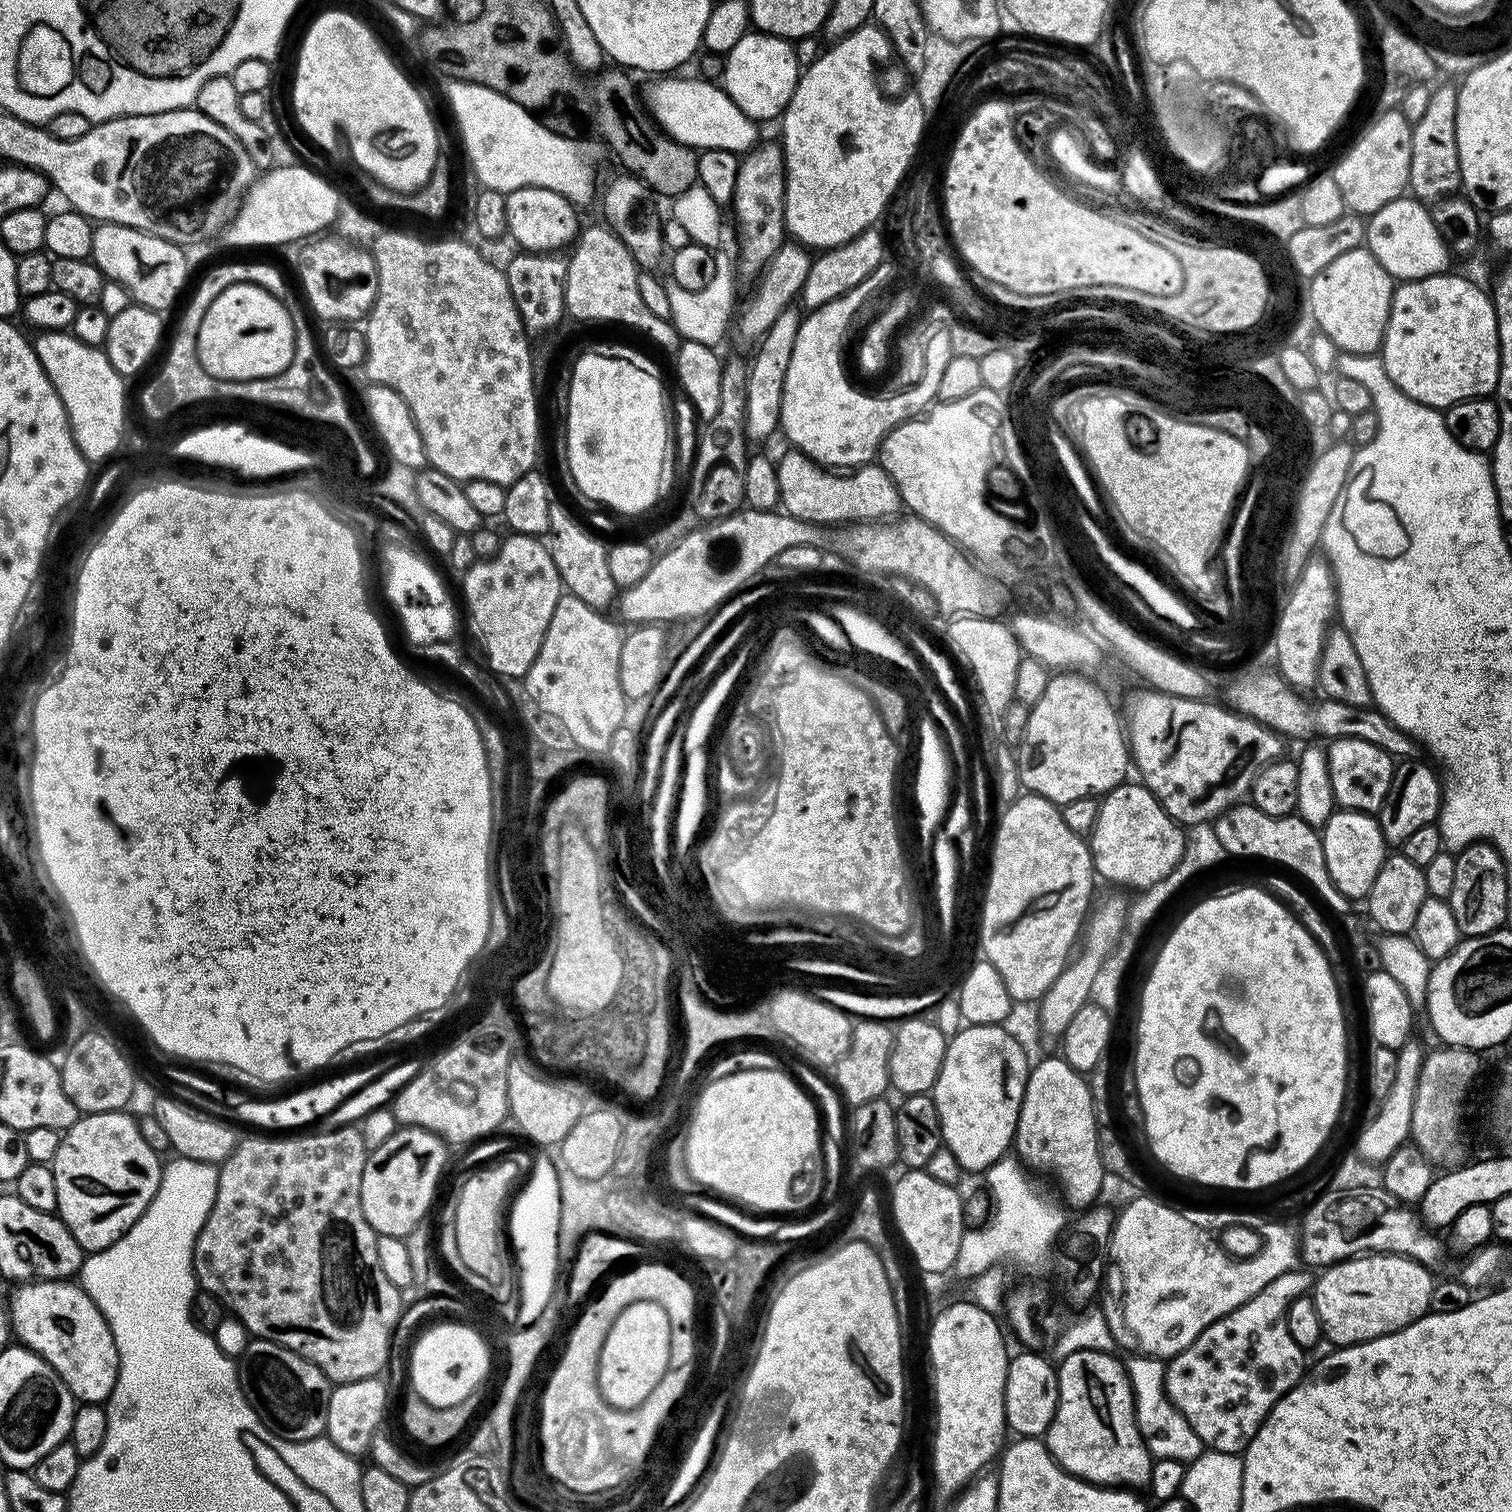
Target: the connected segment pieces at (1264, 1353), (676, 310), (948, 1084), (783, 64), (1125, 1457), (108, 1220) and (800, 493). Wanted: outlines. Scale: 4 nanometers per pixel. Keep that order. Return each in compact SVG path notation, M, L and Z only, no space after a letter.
M1291 1270L1274 1278L1249 1301L1206 1326L1189 1348L1167 1361L1164 1370L1164 1393L1182 1414L1182 1418L1190 1422L1194 1434L1202 1438L1205 1449L1240 1456L1254 1438L1254 1434L1258 1434L1258 1430L1264 1425L1268 1412L1284 1395L1284 1380L1296 1382L1305 1375L1306 1352L1298 1346L1298 1342L1294 1342L1294 1338L1290 1338L1288 1307L1293 1300L1305 1295L1313 1287L1314 1280L1312 1276L1308 1277L1306 1273L1298 1271Z
M725 250L714 255L714 278L703 290L682 290L678 282L668 278L663 281L664 293L670 302L670 323L684 340L701 343L702 346L715 349L724 340L728 332L728 323L733 323L732 307L736 304L736 280L738 268L734 256Z
M1003 1028L1001 1032L988 1032L988 1052L980 1052L980 1076L984 1076L980 1084L956 1084L956 1080L948 1076L948 1064L942 1062L936 1085L930 1093L938 1110L943 1147L949 1148L954 1158L958 1158L965 1173L980 1171L983 1173L999 1160L1005 1159L1007 1152L1004 1151L1007 1148L1011 1149L1014 1144L1016 1123L1023 1102L1023 1092L1026 1090L1029 1067L1018 1042L1014 1038L1008 1040L1010 1034L1004 1036L1006 1031Z
M752 30L745 34L737 44L726 53L728 60L724 64L724 80L722 87L727 92L738 110L746 114L748 119L757 122L772 120L783 117L784 109L787 108L790 98L796 89L796 82L800 79L801 65L796 65L796 56L792 53L793 45L782 36L769 36L768 33Z
M1084 1348L1080 1352L1067 1353L1063 1358L1064 1361L1058 1364L1058 1371L1056 1377L1058 1378L1058 1406L1054 1418L1050 1422L1046 1433L1046 1447L1051 1454L1052 1459L1070 1475L1076 1476L1079 1480L1084 1480L1088 1484L1098 1484L1101 1486L1127 1486L1132 1490L1143 1489L1147 1485L1150 1474L1152 1473L1152 1465L1154 1457L1149 1452L1146 1442L1142 1438L1142 1434L1138 1430L1138 1422L1136 1421L1136 1400L1132 1397L1132 1383L1128 1380L1128 1373L1123 1363L1112 1357L1111 1351L1098 1352L1094 1348Z
M121 1110L81 1115L61 1135L64 1137L50 1159L58 1190L56 1212L88 1254L109 1248L124 1237L160 1188L160 1156L130 1113Z
M788 450L781 460L775 461L775 466L780 504L783 511L794 518L821 526L844 526L849 522L880 522L901 511L900 492L879 463L869 462L851 474L841 474L826 470L825 465L817 464L802 451Z

